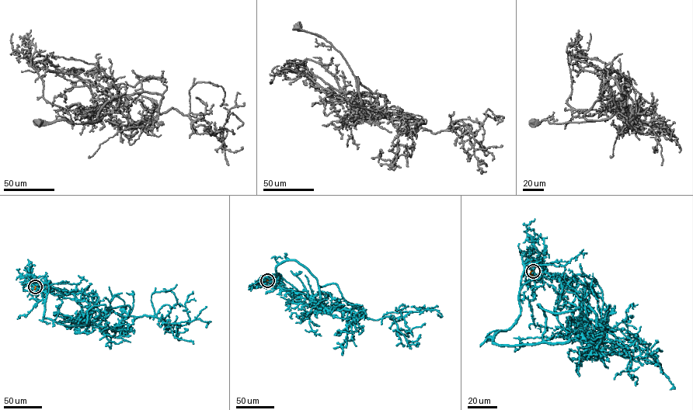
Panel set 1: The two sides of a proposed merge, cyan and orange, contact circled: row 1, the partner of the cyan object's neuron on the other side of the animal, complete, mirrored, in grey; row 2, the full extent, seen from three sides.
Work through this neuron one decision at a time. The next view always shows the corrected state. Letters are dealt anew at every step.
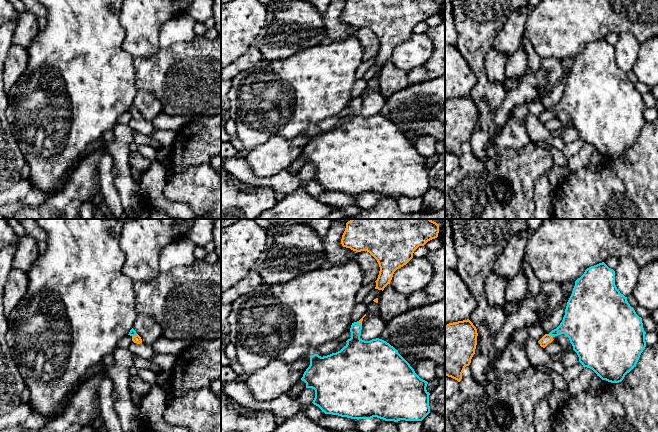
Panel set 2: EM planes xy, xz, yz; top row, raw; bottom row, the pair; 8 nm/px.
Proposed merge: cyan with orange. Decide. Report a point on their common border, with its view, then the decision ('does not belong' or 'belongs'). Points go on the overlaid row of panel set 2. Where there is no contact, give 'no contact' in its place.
yz (551, 335) | belongs

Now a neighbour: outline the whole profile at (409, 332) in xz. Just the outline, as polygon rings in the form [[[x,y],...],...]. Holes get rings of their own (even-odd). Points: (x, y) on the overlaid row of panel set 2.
[[[445,299],[412,308],[386,322],[386,326],[389,330],[387,341],[415,369],[416,365],[424,360],[424,358],[417,356],[416,353],[423,347],[431,345],[430,340],[445,331]]]

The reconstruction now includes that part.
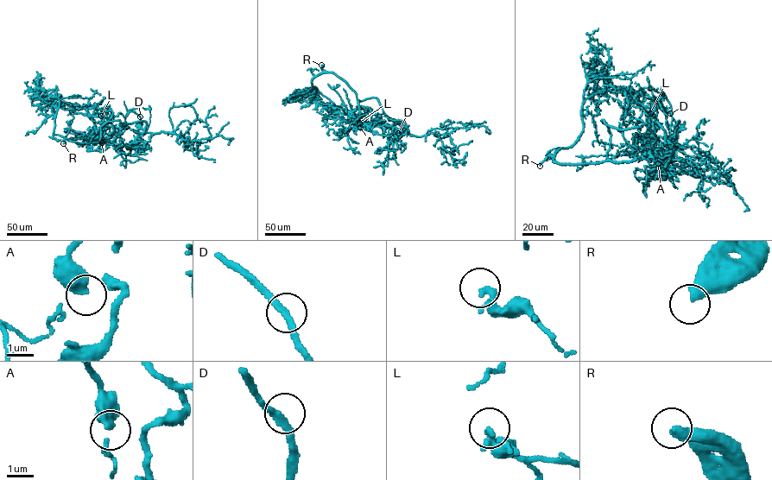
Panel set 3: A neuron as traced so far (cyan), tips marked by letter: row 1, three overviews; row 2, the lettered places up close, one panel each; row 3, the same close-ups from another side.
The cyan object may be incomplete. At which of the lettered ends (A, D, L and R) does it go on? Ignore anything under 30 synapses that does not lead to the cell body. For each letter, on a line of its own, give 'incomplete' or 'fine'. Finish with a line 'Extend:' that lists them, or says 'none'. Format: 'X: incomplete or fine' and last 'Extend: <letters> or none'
A: fine
D: fine
L: fine
R: incomplete
Extend: R

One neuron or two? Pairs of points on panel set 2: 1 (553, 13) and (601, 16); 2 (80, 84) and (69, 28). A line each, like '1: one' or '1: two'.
1: one
2: one

